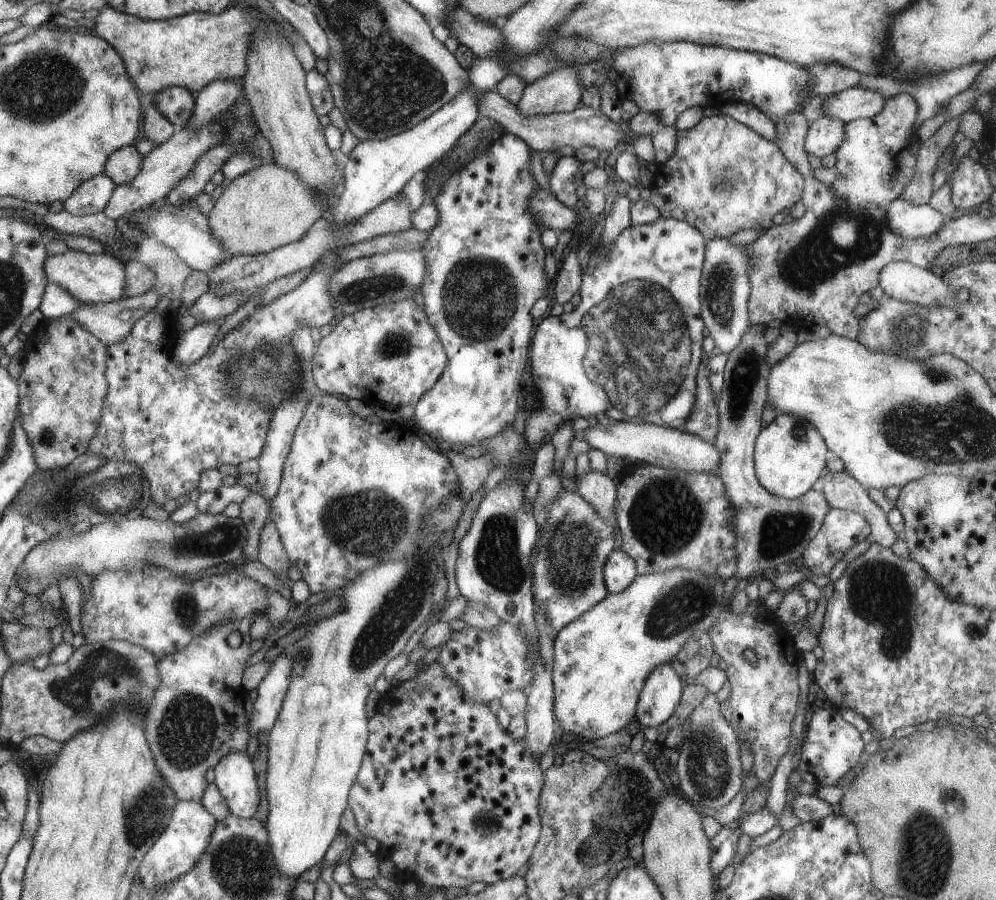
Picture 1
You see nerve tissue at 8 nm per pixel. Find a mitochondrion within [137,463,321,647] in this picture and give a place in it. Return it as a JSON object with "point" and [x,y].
{"point":[219,540]}

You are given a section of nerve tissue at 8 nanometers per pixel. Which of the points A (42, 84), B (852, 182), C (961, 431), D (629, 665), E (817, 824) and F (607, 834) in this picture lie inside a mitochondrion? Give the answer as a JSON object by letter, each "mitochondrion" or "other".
{"A":"mitochondrion","B":"mitochondrion","C":"mitochondrion","D":"other","E":"other","F":"mitochondrion"}

